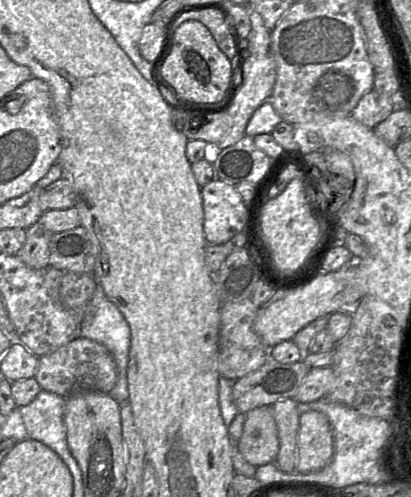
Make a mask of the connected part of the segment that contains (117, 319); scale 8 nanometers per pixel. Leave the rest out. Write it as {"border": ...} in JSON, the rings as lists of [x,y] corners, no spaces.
{"border":[[[99,284],[96,285],[94,295],[85,310],[80,337],[94,340],[108,349],[116,363],[118,374],[117,382],[109,394],[119,404],[124,401],[129,401],[127,368],[131,343],[130,327],[122,313],[107,298]]]}

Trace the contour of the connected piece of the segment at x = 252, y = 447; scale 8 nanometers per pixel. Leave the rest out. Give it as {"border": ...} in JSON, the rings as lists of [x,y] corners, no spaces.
{"border":[[[260,406],[246,414],[237,447],[243,458],[259,467],[274,462],[279,451],[278,429],[272,406]]]}

